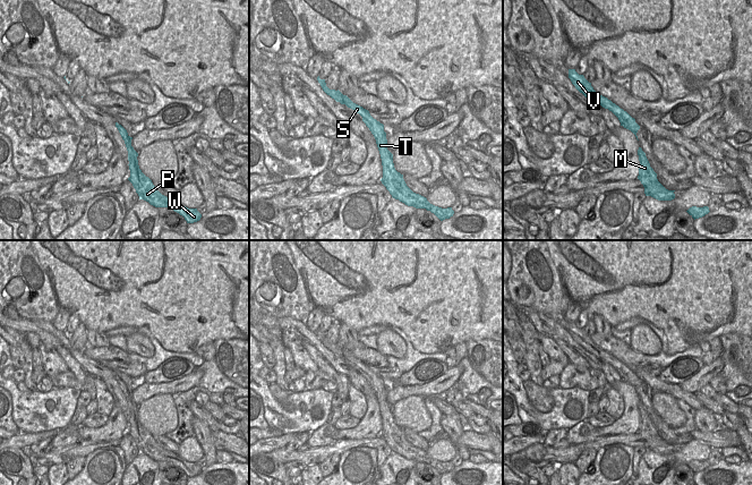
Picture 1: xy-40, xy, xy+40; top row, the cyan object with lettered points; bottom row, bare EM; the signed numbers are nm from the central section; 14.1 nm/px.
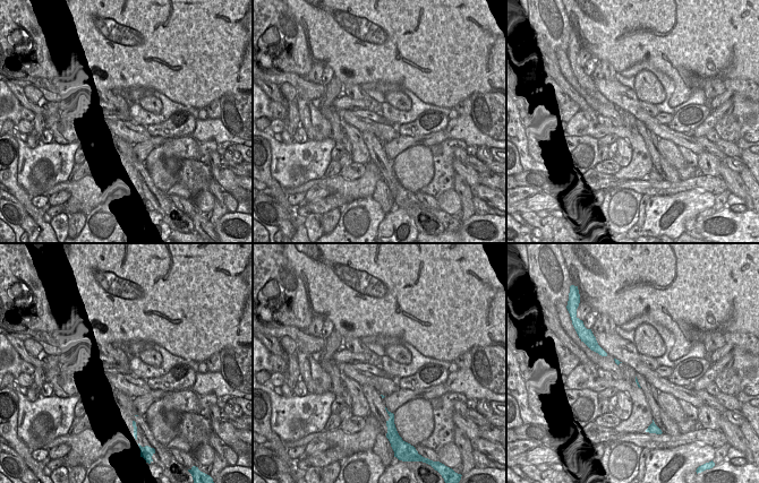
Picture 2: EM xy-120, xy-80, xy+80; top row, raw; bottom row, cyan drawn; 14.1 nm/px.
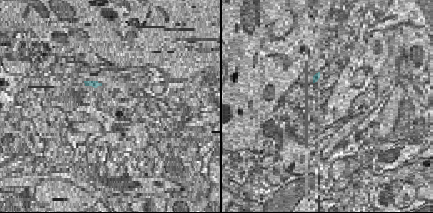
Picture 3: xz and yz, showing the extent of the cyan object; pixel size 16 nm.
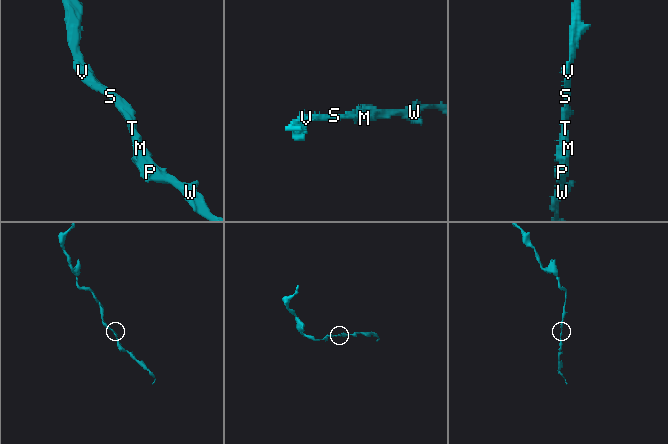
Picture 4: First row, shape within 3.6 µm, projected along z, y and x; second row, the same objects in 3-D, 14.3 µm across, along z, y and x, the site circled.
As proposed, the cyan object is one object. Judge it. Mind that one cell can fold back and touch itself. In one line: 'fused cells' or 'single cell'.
single cell

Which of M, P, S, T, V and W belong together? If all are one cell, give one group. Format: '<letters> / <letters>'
M P S T V W

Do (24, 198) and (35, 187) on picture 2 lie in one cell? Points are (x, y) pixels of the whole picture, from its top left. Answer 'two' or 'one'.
two

